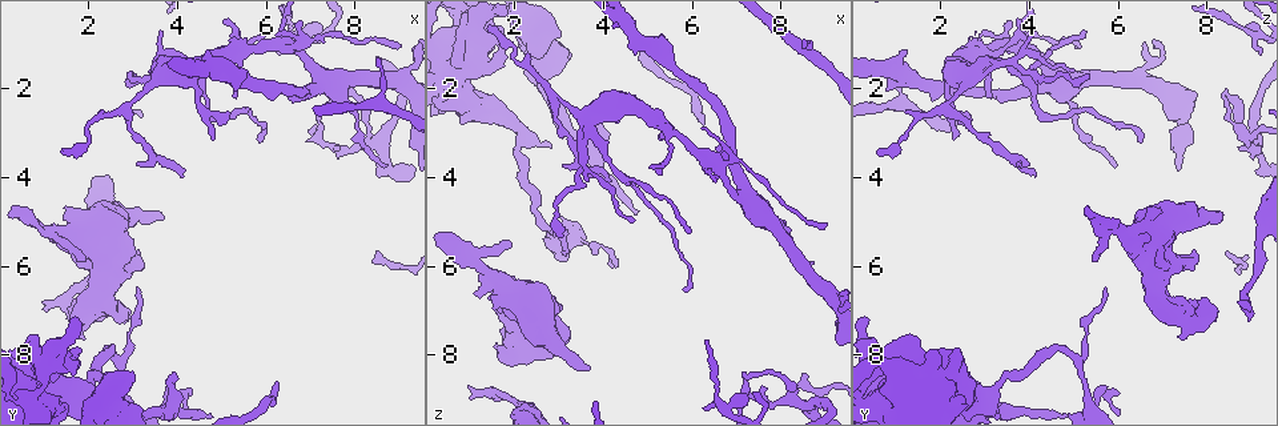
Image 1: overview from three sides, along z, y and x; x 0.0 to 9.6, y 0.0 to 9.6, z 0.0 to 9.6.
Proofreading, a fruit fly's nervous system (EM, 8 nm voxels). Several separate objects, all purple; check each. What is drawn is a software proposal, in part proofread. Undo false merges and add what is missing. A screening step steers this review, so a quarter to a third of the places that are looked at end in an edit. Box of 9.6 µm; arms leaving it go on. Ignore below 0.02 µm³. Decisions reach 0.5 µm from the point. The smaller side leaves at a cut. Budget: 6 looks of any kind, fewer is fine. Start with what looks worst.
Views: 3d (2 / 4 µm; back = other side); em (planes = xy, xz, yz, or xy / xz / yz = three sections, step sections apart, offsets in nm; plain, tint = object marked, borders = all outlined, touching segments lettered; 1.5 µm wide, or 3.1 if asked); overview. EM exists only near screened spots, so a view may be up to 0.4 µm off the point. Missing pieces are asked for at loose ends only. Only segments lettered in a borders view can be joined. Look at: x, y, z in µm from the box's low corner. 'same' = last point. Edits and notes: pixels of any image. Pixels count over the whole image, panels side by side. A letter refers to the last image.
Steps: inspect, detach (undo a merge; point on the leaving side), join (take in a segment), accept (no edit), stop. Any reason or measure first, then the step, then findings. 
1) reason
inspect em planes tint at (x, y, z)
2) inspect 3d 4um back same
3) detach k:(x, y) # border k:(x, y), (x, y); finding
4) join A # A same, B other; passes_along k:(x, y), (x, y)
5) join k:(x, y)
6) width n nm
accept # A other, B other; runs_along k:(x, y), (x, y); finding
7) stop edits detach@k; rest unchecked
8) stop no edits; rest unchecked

free end
inspect em yz step 8 tint at (1.95, 5.90, 5.50)

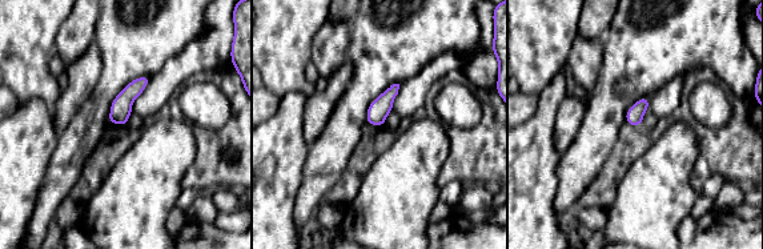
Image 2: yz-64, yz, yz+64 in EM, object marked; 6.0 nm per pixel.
inspect em xz step 8 borders same

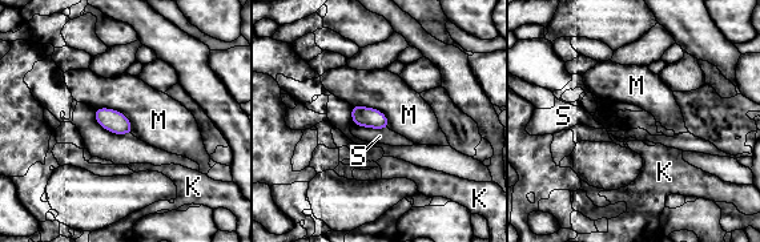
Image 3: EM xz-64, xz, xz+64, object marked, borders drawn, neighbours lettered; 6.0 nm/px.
longest_contact M 280 nm
accept # K other, M other, S other; border 3:(95, 108), (120, 111), (132, 133); none of them fits

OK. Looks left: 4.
inspect em xy step 4 borders at (1.70, 6.85, 7.80)

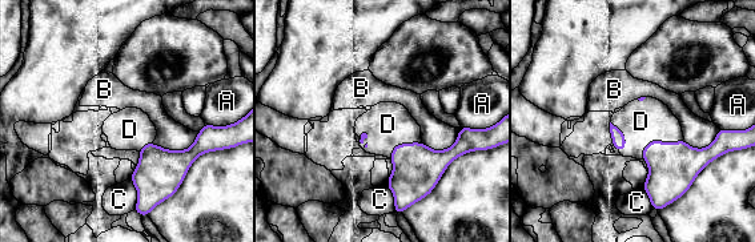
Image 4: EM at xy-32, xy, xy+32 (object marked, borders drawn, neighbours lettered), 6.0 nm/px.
inspect em planes borders same

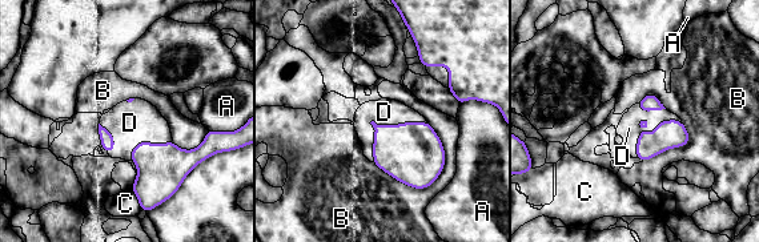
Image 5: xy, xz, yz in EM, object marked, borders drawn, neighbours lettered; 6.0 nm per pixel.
join D # A other, B other, C other, D same; it goes on there

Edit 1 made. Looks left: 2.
stop edits join@5; rest unchecked

